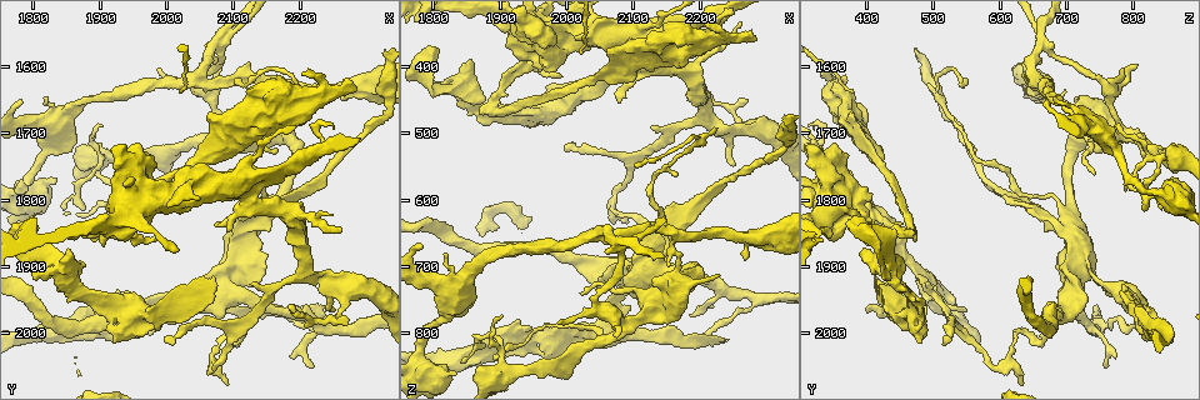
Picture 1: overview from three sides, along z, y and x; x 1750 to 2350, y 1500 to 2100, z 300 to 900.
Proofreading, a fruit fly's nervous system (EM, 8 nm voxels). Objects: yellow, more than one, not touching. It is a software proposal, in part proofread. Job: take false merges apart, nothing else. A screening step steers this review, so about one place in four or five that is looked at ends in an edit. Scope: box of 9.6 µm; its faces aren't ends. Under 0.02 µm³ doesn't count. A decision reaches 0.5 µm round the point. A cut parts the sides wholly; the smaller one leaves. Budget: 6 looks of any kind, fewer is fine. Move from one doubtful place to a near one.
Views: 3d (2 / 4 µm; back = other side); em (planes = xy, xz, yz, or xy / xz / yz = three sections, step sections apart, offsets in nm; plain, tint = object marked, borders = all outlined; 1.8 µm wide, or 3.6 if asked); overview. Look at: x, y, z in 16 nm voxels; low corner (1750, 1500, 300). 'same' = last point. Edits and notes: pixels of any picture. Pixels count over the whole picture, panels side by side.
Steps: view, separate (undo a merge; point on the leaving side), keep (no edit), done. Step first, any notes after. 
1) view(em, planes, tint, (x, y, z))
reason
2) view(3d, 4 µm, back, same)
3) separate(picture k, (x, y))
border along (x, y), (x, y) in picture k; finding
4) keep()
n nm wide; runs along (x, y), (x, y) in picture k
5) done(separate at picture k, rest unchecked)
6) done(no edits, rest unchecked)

view(3d, 4 µm, (2075, 1570, 665))
two arms in line, one across

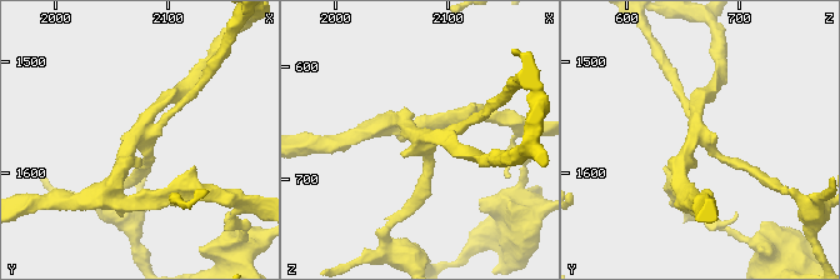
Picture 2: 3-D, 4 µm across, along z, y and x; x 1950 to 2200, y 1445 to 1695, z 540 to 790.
view(em, planes, tint, (2074, 1566, 666))
3 arms

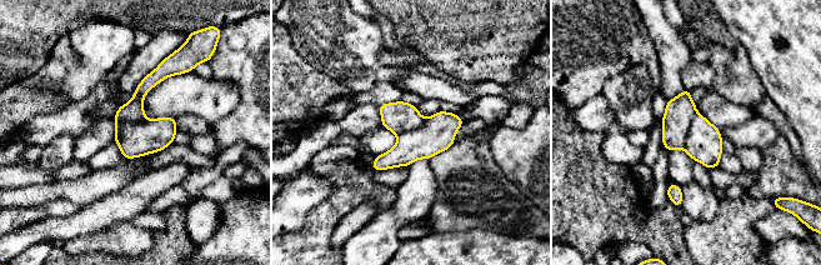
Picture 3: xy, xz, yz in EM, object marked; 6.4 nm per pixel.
separate(picture 3, (133, 110))
border along (145, 119), (124, 120), (118, 143) in picture 3; two neurons meet here

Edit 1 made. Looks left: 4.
view(overview)

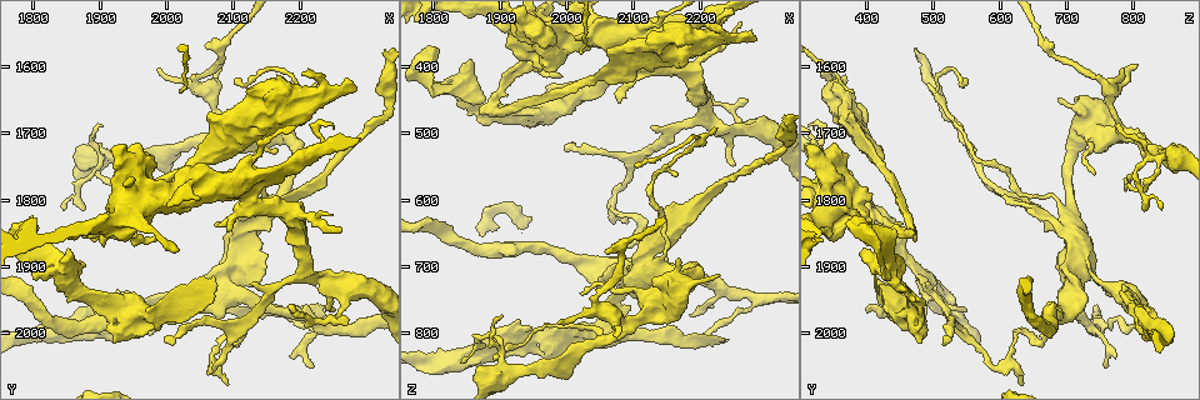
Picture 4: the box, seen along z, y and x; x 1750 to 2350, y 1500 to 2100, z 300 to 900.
view(3d, 2 µm, (1900, 1845, 465))
abrupt turn

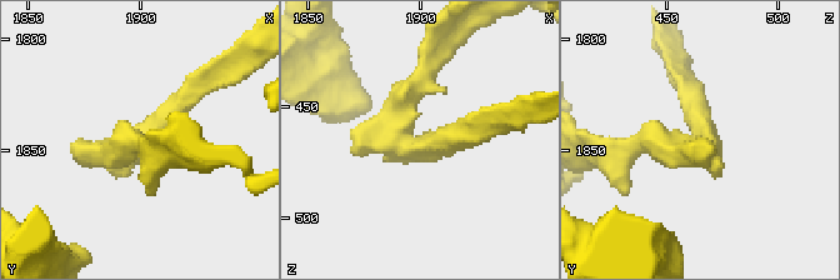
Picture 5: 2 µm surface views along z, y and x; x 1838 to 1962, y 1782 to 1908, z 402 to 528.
view(em, planes, tint, (1900, 1846, 466))
need the tissue

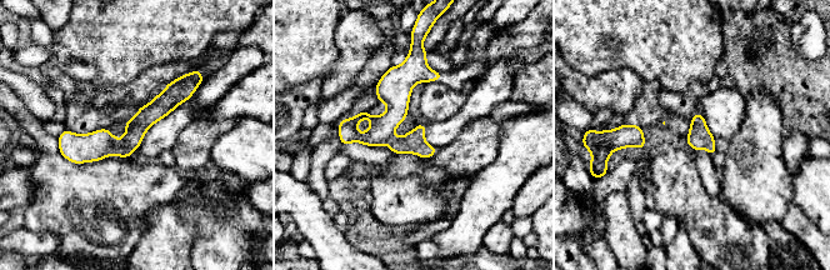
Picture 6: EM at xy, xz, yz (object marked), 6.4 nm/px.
separate(picture 6, (136, 128))
the part that leaves runs along (191, 88), (176, 91), (116, 153) in picture 6; a second neuron is stuck on

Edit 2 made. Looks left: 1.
view(em, 3.6 µm, planes, tint, (2100, 1910, 735))
thin neck

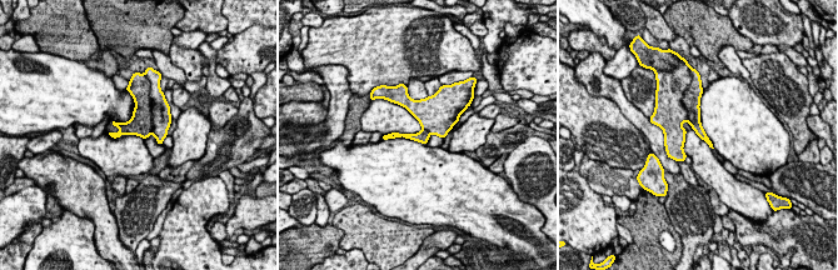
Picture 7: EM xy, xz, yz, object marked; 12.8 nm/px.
separate(picture 7, (140, 124))
140 nm wide; border along (149, 93), (151, 103), (150, 133) in picture 7; two neurons meet here

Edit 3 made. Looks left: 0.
done(separate at picture 3, separate at picture 6, separate at picture 7, rest unchecked)

